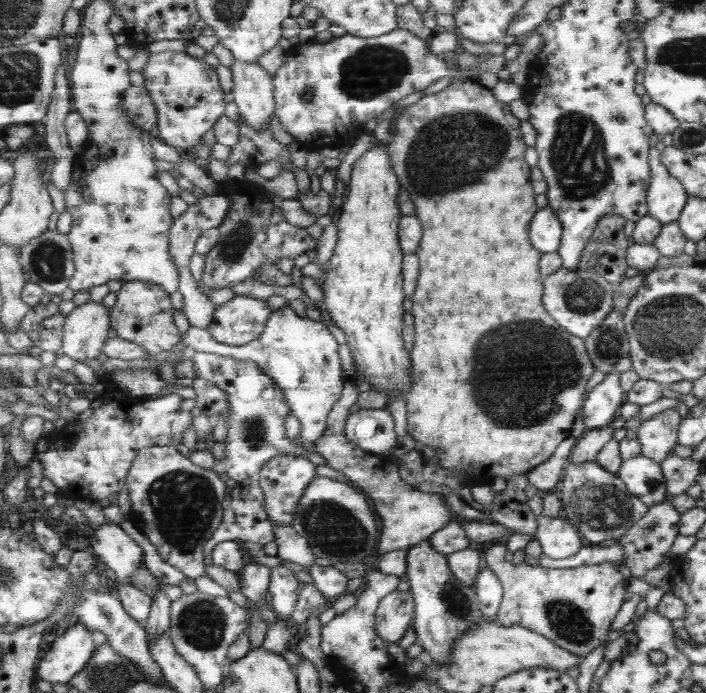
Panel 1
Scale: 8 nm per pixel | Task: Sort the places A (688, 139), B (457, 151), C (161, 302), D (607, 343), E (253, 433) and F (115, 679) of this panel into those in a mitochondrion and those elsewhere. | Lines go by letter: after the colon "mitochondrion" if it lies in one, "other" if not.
A: mitochondrion
B: mitochondrion
C: other
D: mitochondrion
E: mitochondrion
F: mitochondrion

